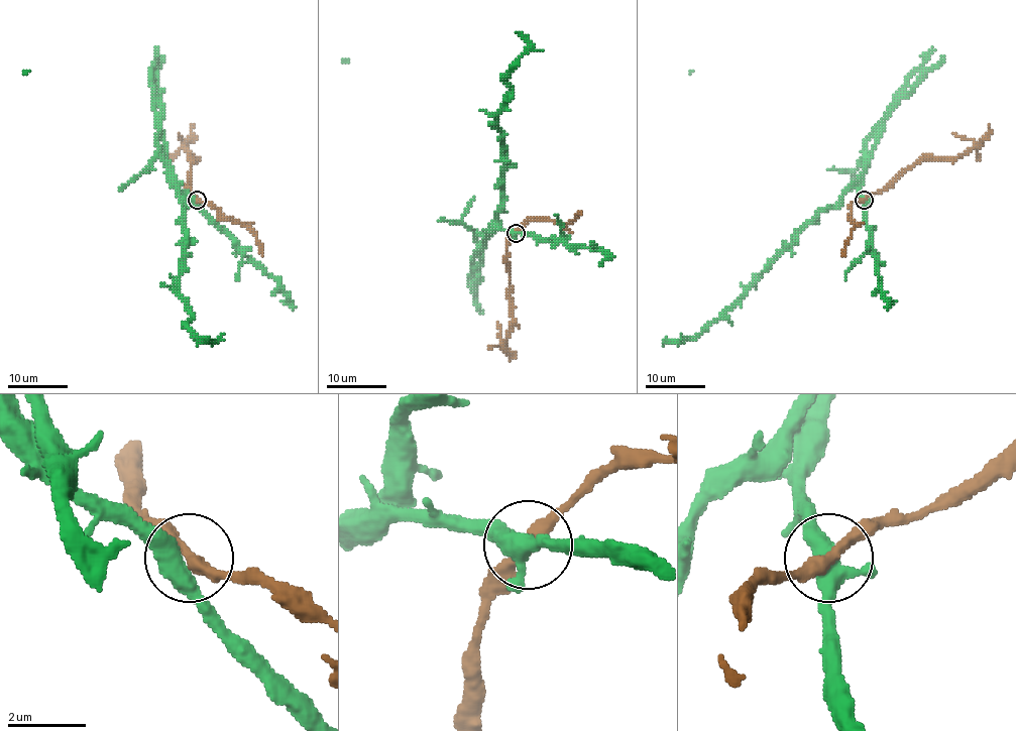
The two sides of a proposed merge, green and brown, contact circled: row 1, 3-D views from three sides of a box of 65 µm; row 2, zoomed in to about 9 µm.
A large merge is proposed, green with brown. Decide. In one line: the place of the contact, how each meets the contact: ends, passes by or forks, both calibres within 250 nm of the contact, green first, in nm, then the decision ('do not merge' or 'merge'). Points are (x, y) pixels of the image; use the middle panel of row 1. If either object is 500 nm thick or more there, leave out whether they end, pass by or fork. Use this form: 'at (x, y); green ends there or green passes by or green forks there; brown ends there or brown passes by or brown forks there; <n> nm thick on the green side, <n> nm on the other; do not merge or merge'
at (516, 233); green forks there; brown passes by; 400 nm thick on the green side, 320 nm on the other; merge

